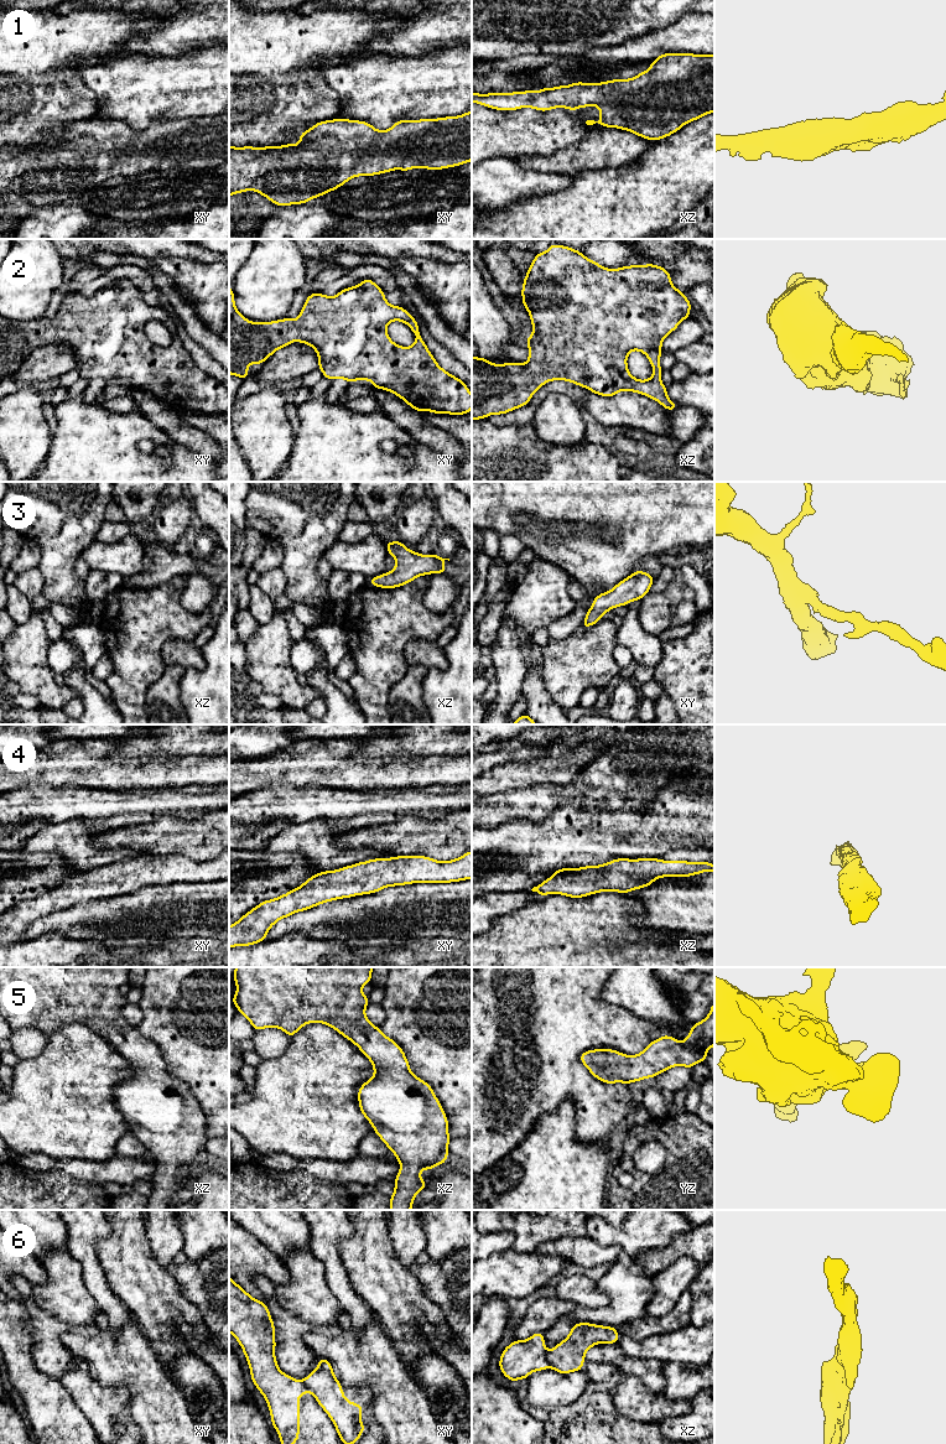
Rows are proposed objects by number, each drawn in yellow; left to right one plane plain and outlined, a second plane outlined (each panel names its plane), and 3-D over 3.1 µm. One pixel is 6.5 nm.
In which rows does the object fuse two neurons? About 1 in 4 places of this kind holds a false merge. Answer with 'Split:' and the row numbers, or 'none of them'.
Split: 6

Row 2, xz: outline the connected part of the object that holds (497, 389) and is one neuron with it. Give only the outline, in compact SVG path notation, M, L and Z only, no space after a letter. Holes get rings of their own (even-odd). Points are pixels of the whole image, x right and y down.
M551 244L546 251L535 254L524 277L521 302L532 324L532 334L525 339L529 348L527 362L493 364L485 358L472 357L472 420L503 415L523 407L541 386L555 380L573 383L599 396L612 398L619 391L633 391L657 401L669 411L679 407L669 399L667 388L661 383L661 346L665 337L683 320L690 318L692 303L672 285L671 275L665 267L649 263L608 269L584 256L579 250ZM631 350L639 350L648 357L653 367L651 378L640 380L629 373L627 359Z

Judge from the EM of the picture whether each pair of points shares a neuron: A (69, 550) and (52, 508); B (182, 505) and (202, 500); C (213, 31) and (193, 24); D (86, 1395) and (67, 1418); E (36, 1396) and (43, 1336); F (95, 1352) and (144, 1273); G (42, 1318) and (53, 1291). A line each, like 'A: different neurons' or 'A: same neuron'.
A: same neuron
B: different neurons
C: same neuron
D: different neurons
E: different neurons
F: different neurons
G: different neurons

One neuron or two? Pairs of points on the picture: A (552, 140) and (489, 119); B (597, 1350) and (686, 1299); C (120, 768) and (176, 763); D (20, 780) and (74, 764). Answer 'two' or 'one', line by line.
A: one
B: two
C: one
D: one

